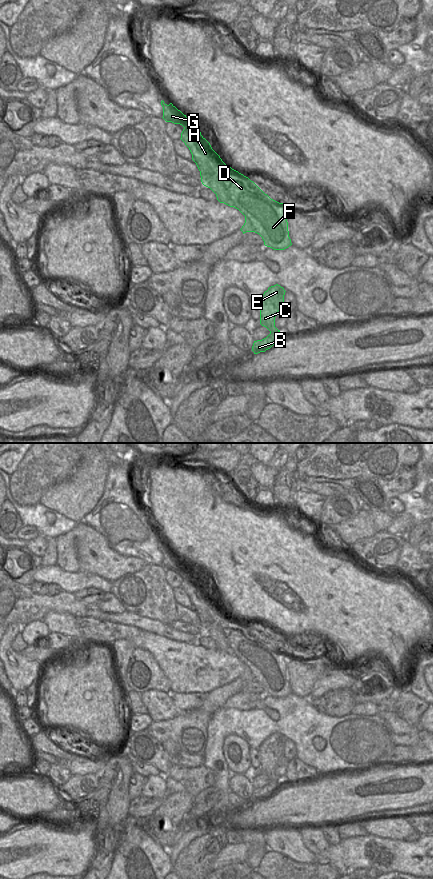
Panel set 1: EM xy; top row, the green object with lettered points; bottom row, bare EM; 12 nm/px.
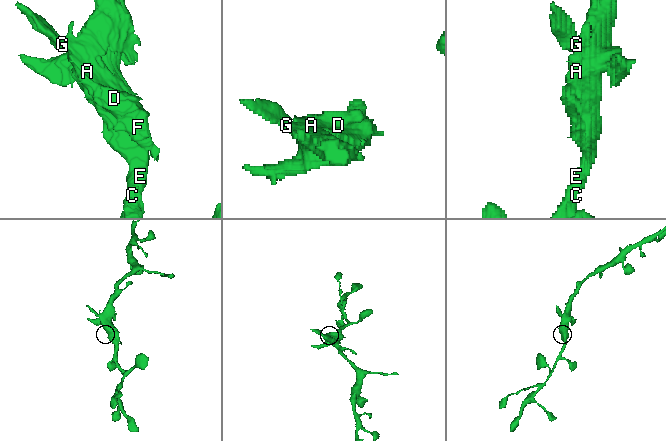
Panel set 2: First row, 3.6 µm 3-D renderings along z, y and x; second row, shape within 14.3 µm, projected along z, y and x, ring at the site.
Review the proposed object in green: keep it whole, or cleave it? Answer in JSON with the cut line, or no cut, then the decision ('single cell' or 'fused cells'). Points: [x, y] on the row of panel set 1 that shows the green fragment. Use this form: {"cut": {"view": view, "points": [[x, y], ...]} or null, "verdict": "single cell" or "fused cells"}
{"cut": null, "verdict": "single cell"}

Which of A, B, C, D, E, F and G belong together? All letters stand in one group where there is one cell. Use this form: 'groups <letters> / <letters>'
groups A B C D E F G

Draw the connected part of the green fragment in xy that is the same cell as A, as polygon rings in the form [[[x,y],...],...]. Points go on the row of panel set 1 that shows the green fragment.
[[[161,101],[163,107],[163,119],[166,122],[180,124],[184,127],[181,140],[189,148],[192,160],[196,163],[204,186],[210,188],[220,203],[238,209],[245,216],[245,223],[240,229],[243,234],[255,232],[259,234],[264,245],[274,250],[284,250],[292,245],[289,237],[287,211],[283,203],[271,199],[253,181],[238,171],[227,166],[220,156],[212,149],[210,143],[201,135],[199,128],[191,123],[186,115],[178,110],[172,103],[169,105]]]

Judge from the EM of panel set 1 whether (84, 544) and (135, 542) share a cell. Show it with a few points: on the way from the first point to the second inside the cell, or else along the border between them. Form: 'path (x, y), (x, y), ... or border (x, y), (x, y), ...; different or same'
border (91, 527), (98, 531), (118, 553), (128, 556); different

